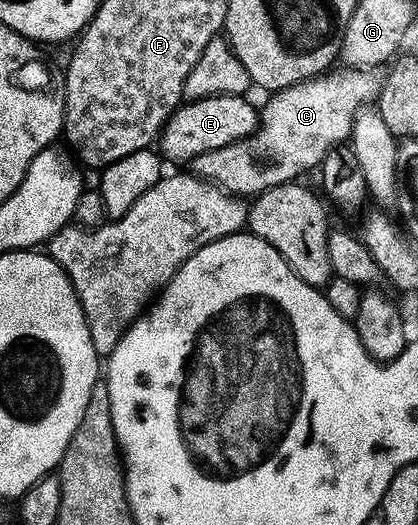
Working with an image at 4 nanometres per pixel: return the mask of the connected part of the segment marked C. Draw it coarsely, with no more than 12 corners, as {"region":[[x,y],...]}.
{"region":[[371,68],[274,91],[255,133],[191,159],[236,196],[314,171],[378,99]]}

